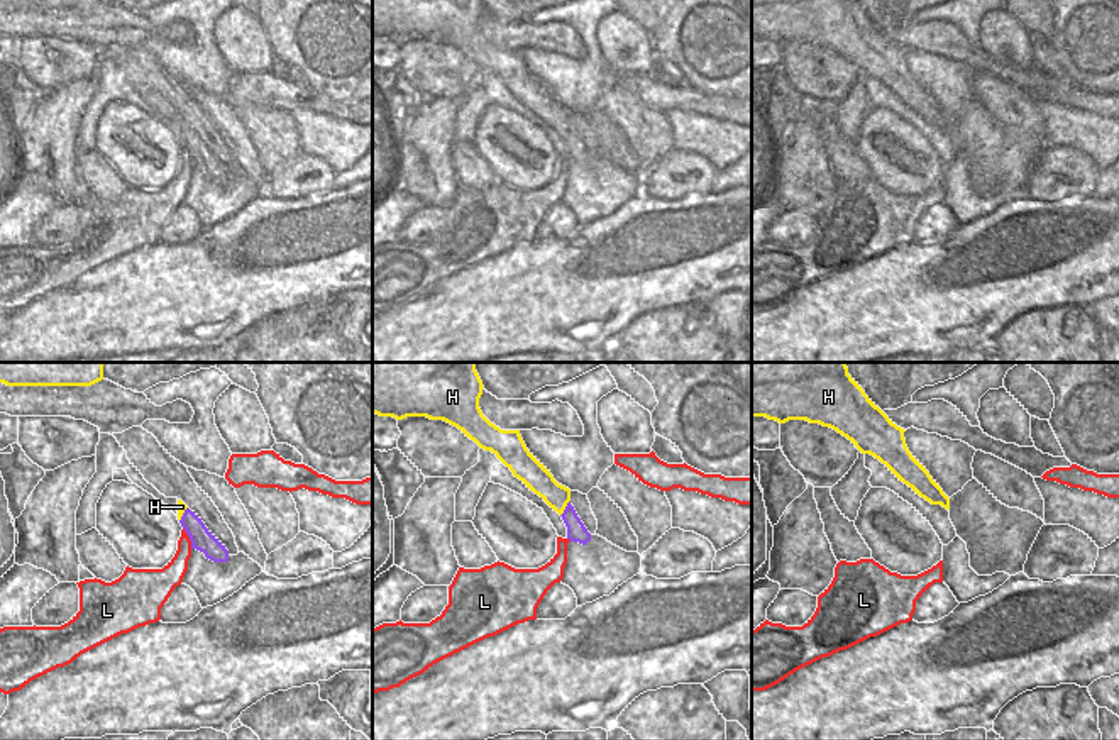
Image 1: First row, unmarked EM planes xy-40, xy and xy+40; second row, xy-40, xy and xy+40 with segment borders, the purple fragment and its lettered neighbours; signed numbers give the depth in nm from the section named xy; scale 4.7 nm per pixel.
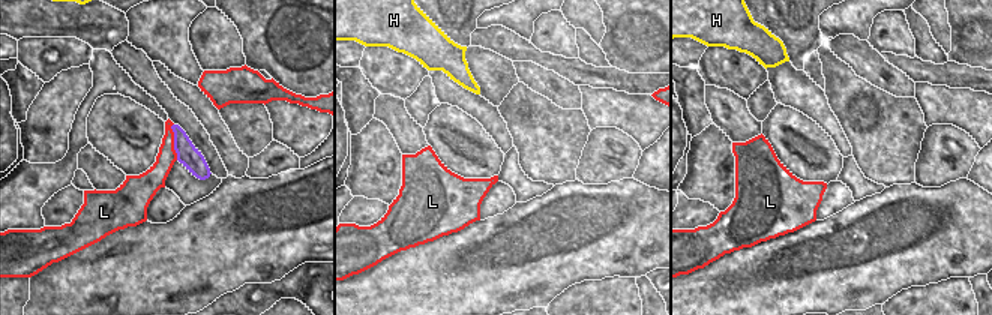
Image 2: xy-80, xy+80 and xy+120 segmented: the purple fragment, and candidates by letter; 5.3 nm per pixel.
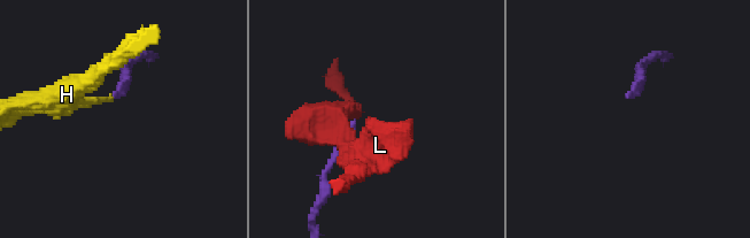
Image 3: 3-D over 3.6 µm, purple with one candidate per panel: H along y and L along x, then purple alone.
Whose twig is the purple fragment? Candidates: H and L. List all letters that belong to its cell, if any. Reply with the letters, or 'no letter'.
H

